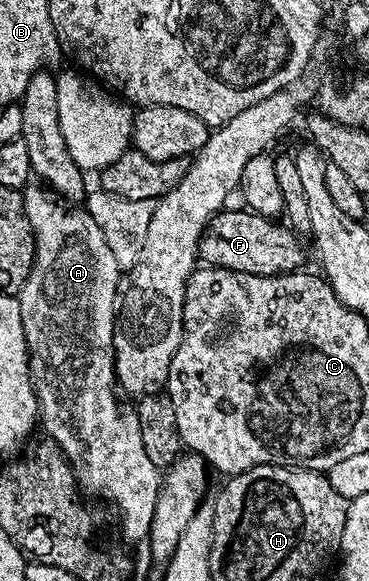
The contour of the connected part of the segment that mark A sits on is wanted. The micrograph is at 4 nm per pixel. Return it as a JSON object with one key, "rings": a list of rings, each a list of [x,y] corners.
{"rings":[[[30,185],[22,191],[24,201],[24,213],[28,213],[30,226],[34,233],[34,264],[28,273],[28,281],[24,281],[22,290],[18,292],[16,298],[20,305],[20,321],[24,329],[24,341],[26,351],[30,355],[30,379],[34,382],[34,392],[38,398],[38,418],[40,427],[52,441],[60,445],[62,452],[66,454],[66,460],[70,463],[70,468],[74,470],[74,479],[79,488],[95,491],[98,495],[103,495],[106,499],[111,499],[118,506],[118,515],[122,518],[122,535],[126,539],[145,540],[150,533],[152,517],[156,513],[156,501],[158,500],[158,488],[162,485],[163,476],[156,465],[152,465],[148,452],[144,450],[144,440],[140,438],[140,421],[133,410],[125,411],[118,404],[119,392],[116,390],[116,380],[114,378],[114,298],[120,272],[116,265],[116,257],[112,257],[112,249],[108,249],[108,241],[104,241],[104,233],[100,233],[100,225],[81,206],[71,205],[63,201],[53,191],[45,186]]]}

